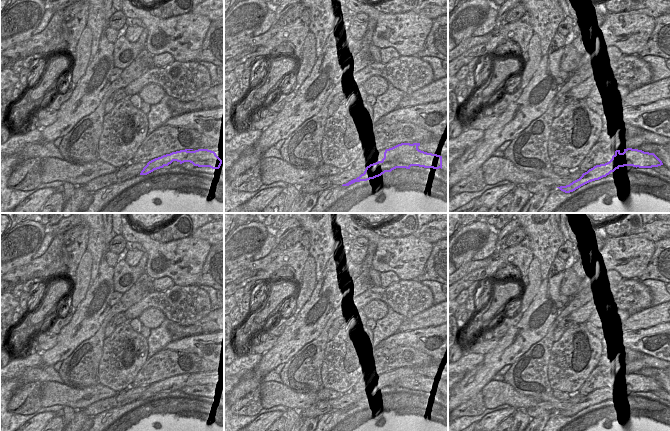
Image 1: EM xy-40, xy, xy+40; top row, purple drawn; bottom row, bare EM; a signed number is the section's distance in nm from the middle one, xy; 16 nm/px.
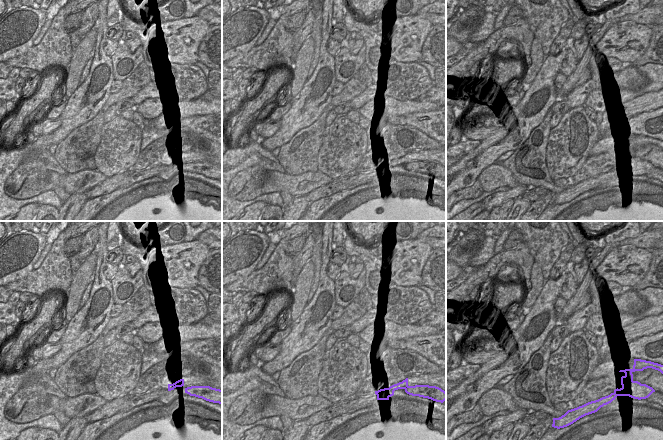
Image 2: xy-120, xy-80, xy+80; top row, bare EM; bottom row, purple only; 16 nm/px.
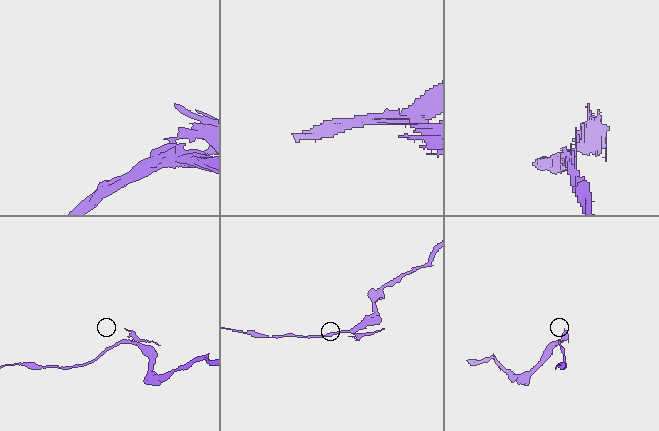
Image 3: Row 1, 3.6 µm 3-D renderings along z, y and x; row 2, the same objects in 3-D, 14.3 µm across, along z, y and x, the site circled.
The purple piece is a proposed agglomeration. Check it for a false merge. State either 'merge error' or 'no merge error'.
merge error

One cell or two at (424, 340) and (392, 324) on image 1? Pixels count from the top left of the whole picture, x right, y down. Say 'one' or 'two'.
two

